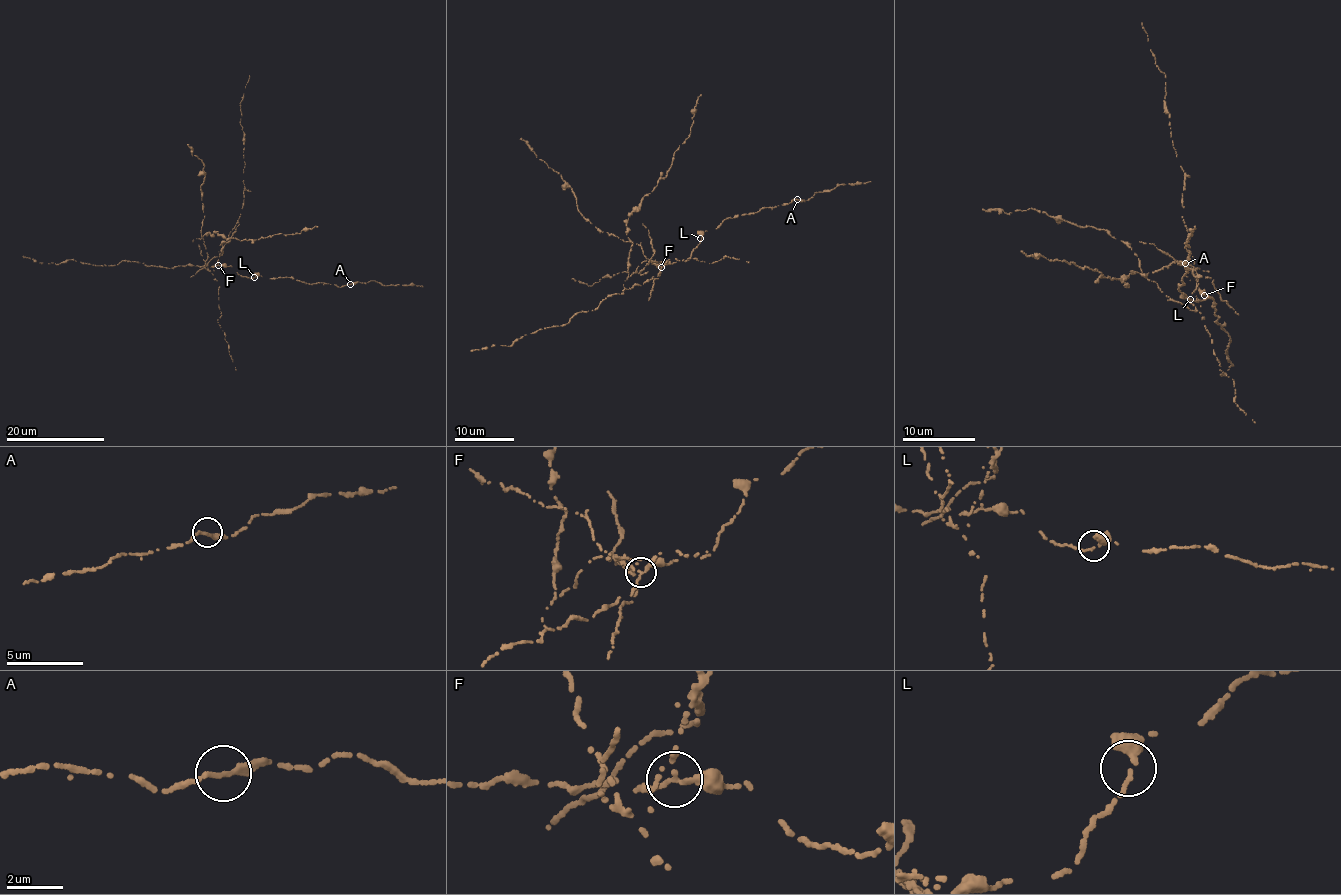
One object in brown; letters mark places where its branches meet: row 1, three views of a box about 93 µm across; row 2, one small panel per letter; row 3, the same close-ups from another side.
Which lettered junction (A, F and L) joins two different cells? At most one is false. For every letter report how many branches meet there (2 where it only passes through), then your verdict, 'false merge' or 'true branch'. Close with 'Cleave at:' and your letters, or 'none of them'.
A: 2 branches meet; true branch
F: 2 branches meet; false merge
L: 2 branches meet; true branch
Cleave at: F

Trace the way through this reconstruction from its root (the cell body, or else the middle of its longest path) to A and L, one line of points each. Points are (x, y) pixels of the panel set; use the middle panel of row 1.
A: (658, 263), (687, 260), (702, 233), (724, 219), (797, 199)
L: (658, 263), (661, 266), (687, 260), (700, 238)

